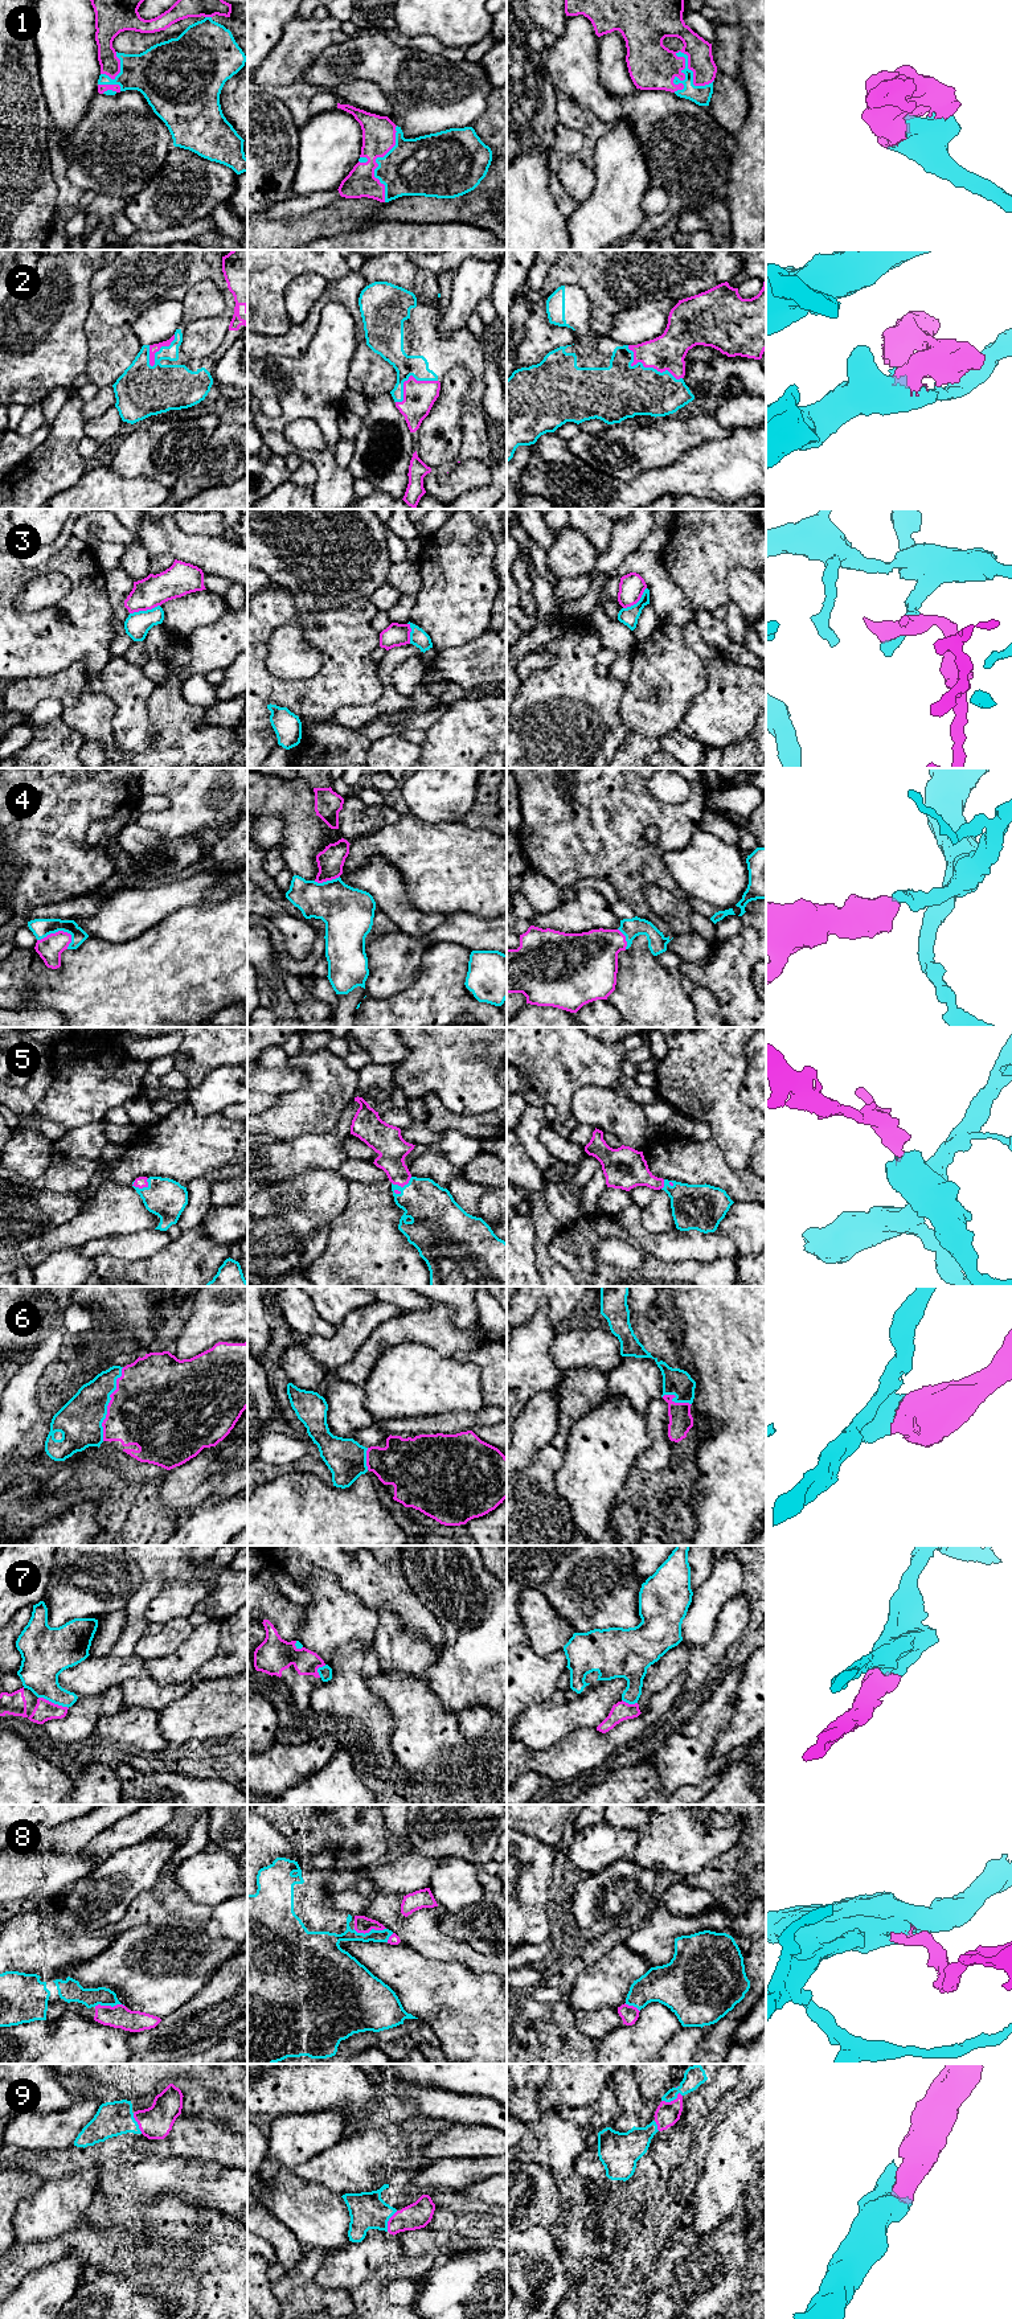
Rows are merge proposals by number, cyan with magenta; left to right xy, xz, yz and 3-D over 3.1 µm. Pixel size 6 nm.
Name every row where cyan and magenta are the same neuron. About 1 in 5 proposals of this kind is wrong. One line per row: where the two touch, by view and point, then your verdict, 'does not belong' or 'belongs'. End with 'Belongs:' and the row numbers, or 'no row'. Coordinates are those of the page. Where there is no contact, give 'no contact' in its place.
1: contact yz (692, 77); belongs
2: contact yz (648, 368); belongs
3: contact xy (144, 611); belongs
4: contact xy (54, 932); belongs
5: contact xy (143, 1187); belongs
6: contact xy (107, 1404); belongs
7: contact xy (53, 1702); does not belong
8: contact xz (371, 1930); belongs
9: contact yz (672, 2100); belongs
Belongs: 1, 2, 3, 4, 5, 6, 8, 9

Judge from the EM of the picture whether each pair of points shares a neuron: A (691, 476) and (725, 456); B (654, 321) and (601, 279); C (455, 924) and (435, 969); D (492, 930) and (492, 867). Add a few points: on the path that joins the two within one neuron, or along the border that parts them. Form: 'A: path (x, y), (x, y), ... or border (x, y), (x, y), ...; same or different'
A: path (699, 471), (711, 471), (717, 464); same
B: border (658, 299), (623, 308), (614, 317), (611, 327); different
C: border (427, 945), (453, 942), (471, 951); different
D: border (462, 912), (492, 918); different

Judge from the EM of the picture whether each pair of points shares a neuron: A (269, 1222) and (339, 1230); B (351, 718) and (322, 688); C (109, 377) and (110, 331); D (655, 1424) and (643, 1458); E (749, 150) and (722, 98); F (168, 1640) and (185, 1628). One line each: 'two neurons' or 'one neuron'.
A: two neurons
B: two neurons
C: one neuron
D: one neuron
E: two neurons
F: one neuron

